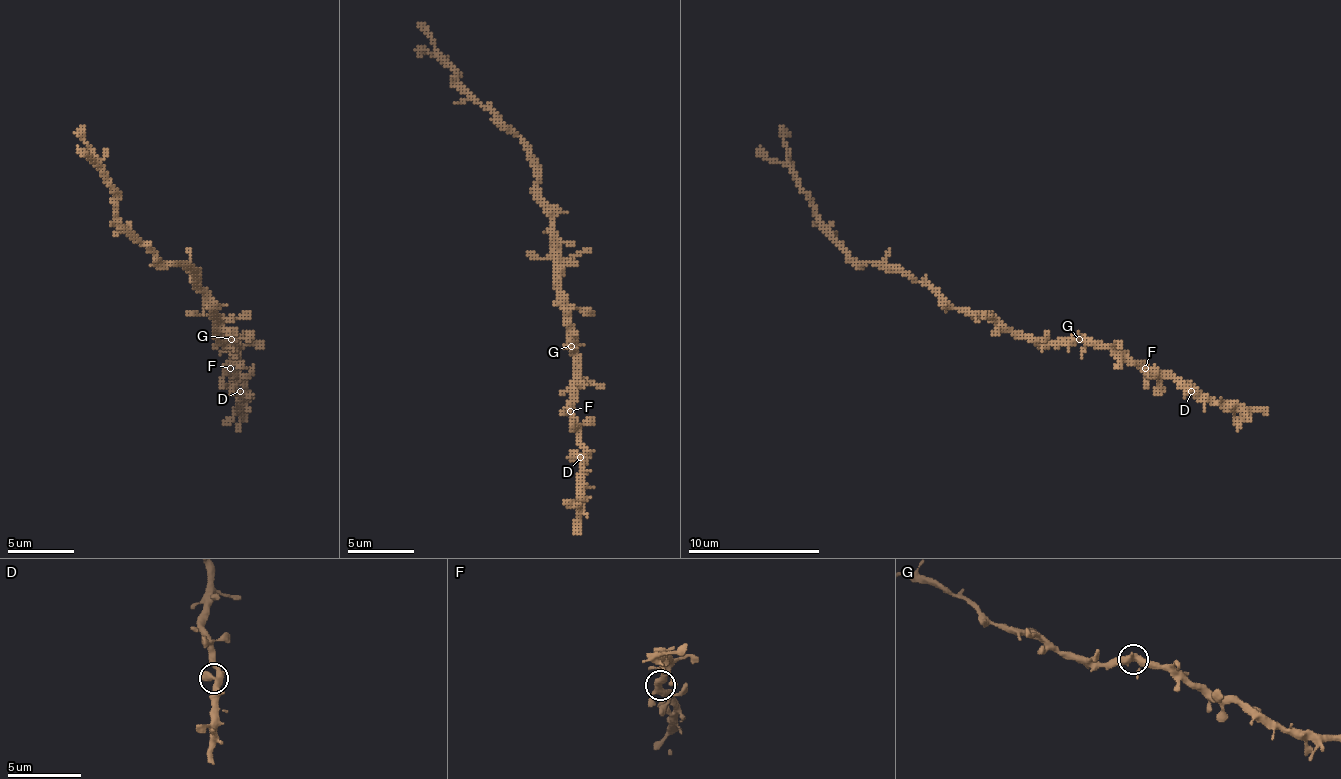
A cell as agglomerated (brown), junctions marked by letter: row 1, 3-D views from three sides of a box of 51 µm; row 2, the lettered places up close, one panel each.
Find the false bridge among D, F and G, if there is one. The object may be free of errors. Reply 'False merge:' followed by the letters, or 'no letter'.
False merge: no letter

